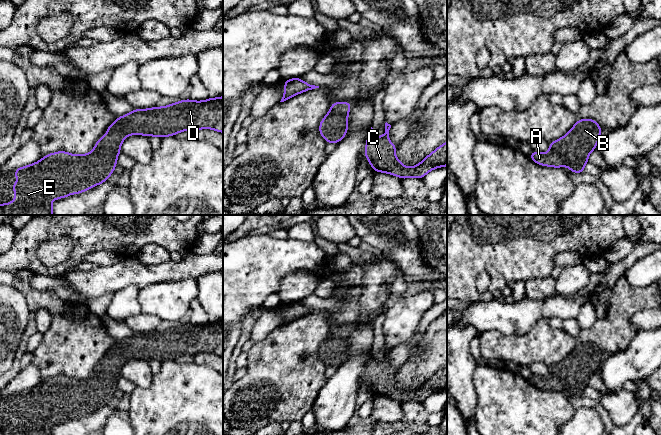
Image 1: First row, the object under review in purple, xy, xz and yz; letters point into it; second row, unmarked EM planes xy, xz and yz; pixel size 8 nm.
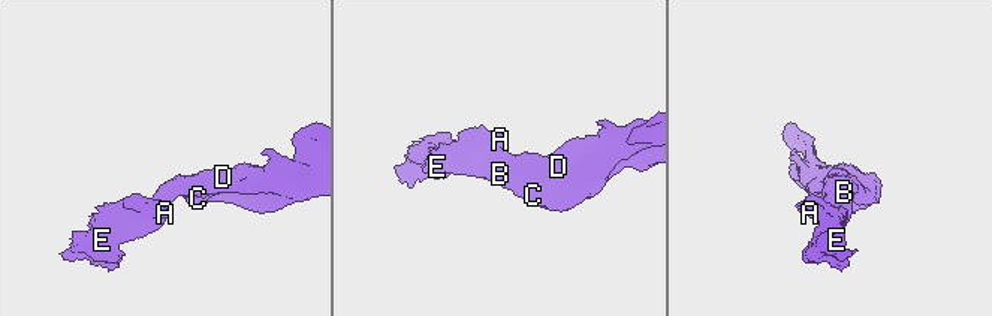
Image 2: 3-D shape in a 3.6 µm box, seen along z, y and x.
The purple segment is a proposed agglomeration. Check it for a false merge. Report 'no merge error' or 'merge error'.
no merge error

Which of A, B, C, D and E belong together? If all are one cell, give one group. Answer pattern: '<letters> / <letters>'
A B C D E

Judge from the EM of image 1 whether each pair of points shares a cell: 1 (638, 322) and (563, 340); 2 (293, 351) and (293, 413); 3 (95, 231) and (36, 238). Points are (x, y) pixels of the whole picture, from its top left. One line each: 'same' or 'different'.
1: different
2: same
3: same

